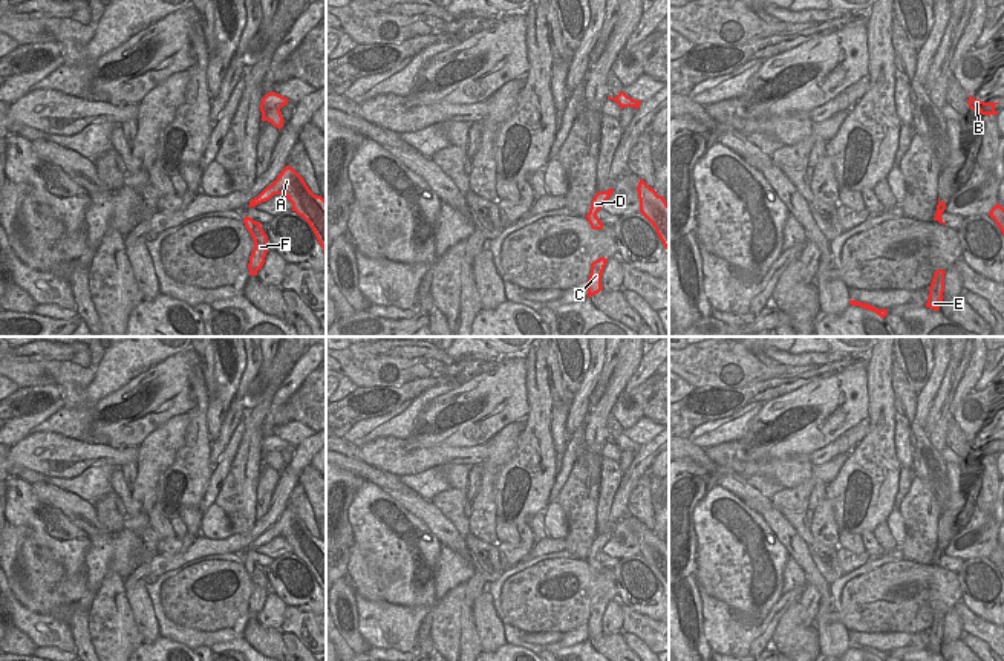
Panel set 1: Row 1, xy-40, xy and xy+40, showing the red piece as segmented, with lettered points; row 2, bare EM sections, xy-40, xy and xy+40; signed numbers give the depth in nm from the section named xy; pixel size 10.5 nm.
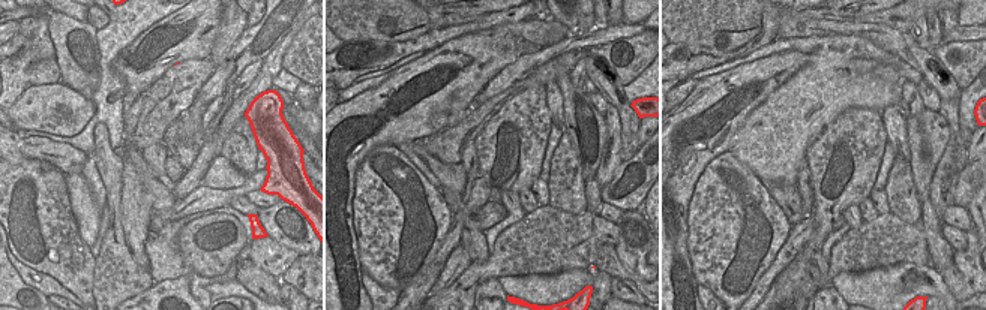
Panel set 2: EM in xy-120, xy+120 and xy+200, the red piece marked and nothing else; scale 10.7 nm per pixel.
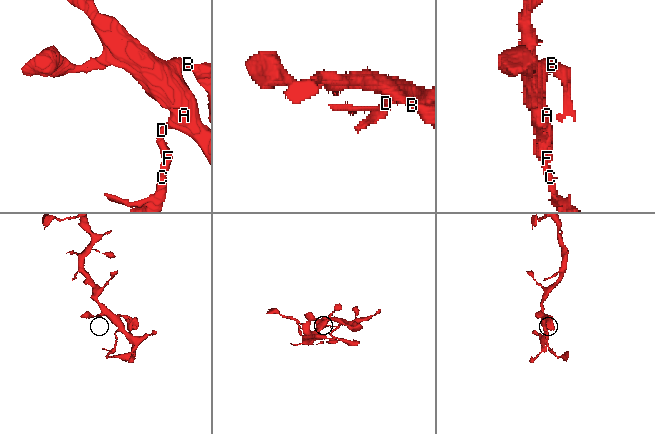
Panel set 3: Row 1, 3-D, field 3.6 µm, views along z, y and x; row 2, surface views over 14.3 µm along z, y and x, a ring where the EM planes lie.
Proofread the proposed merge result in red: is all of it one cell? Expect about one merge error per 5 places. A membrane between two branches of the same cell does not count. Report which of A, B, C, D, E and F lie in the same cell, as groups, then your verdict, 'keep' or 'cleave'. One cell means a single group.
A B D / C E F | cleave

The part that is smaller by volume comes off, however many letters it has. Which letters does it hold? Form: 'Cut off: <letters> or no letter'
Cut off: C, E, F

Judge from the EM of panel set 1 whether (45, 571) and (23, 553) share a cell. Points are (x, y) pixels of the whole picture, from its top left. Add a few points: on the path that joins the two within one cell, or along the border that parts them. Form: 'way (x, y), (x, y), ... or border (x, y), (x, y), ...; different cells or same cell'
way (40, 569), (28, 557); same cell

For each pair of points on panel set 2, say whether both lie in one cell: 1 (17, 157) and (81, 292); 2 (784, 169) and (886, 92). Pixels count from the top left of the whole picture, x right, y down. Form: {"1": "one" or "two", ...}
{"1": "two", "2": "one"}

